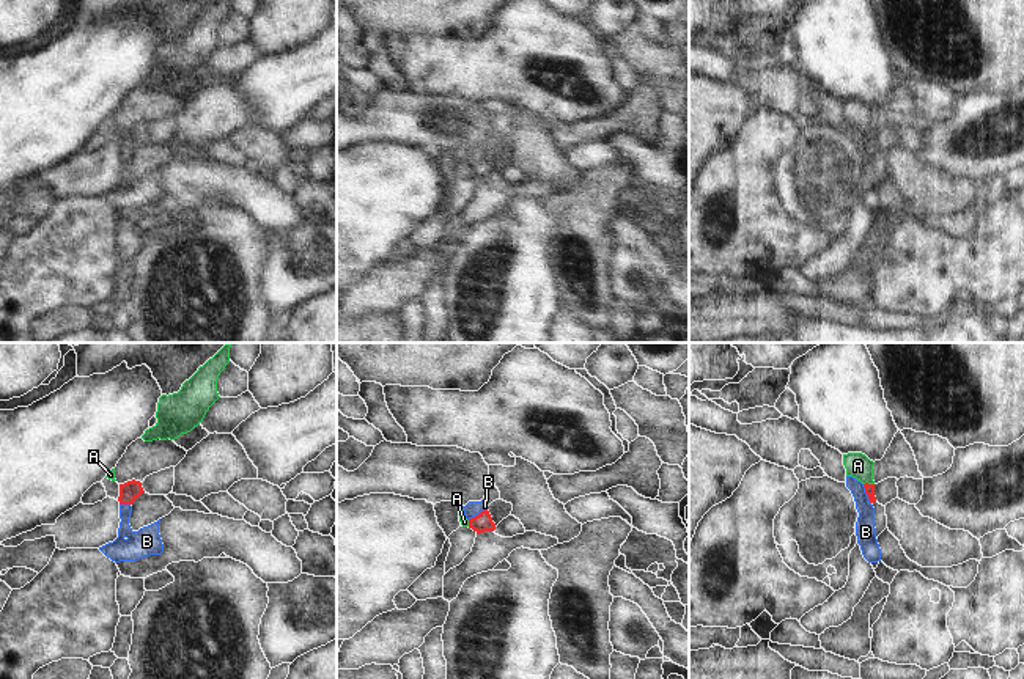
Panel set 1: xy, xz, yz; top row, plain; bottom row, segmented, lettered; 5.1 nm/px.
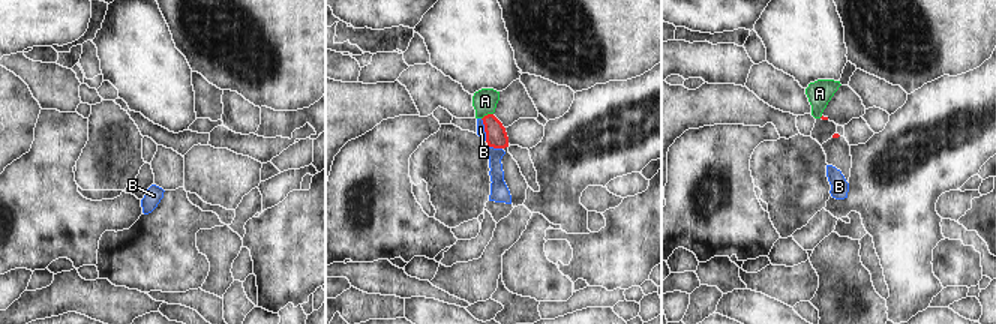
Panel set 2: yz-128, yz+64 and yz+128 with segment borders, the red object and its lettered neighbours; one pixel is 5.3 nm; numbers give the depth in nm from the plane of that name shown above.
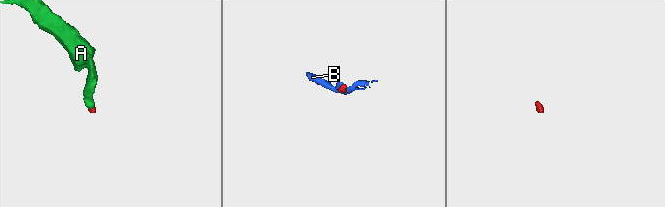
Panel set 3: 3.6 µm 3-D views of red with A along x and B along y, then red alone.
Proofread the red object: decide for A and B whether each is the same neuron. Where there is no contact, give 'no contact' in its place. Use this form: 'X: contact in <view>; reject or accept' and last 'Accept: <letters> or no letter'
A: contact in yz; accept
B: contact in xz; reject
Accept: A

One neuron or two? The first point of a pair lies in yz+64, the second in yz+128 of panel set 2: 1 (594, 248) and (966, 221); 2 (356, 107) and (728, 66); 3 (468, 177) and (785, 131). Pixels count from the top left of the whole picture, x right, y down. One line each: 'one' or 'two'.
1: one
2: two
3: two

